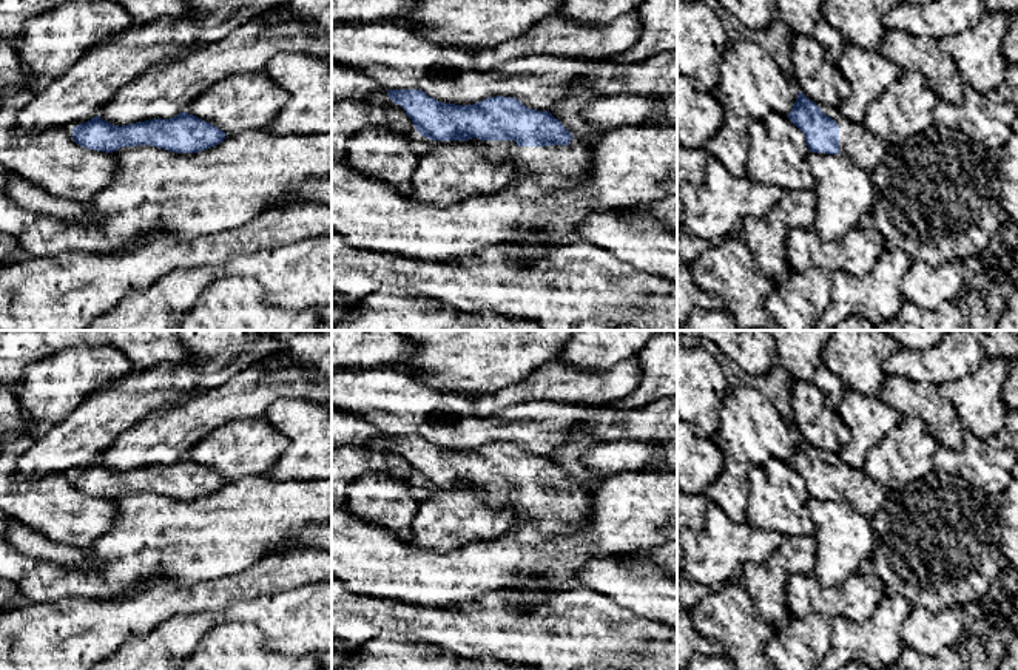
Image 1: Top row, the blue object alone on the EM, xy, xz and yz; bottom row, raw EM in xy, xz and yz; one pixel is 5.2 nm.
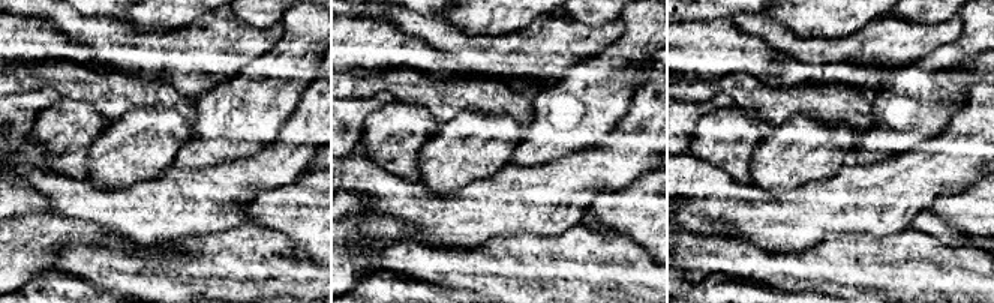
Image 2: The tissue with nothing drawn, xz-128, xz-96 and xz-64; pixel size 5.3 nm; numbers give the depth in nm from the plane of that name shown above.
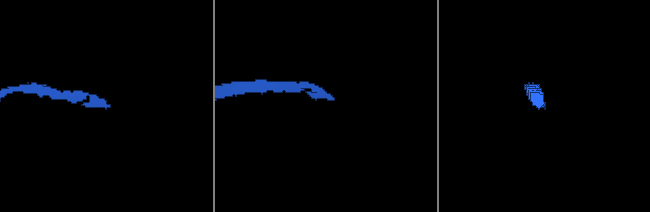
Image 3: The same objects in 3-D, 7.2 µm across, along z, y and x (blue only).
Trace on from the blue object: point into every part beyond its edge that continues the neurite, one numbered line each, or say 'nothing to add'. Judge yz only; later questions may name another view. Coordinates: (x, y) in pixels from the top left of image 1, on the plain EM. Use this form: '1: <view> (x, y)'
1: yz (864, 494)

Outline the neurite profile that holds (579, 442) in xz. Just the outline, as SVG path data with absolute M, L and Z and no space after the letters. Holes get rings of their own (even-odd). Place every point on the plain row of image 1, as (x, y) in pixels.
M575 426L549 459L563 469L572 483L594 492L600 485L589 475L580 459L600 445L603 442L588 434L583 426Z

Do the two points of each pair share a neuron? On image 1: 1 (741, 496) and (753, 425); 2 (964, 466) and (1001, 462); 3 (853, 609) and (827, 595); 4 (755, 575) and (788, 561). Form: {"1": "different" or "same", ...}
{"1": "same", "2": "same", "3": "same", "4": "same"}

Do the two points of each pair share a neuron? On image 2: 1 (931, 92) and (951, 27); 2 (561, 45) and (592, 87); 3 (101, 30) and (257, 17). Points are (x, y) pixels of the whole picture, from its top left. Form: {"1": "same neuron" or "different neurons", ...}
{"1": "different neurons", "2": "different neurons", "3": "different neurons"}

